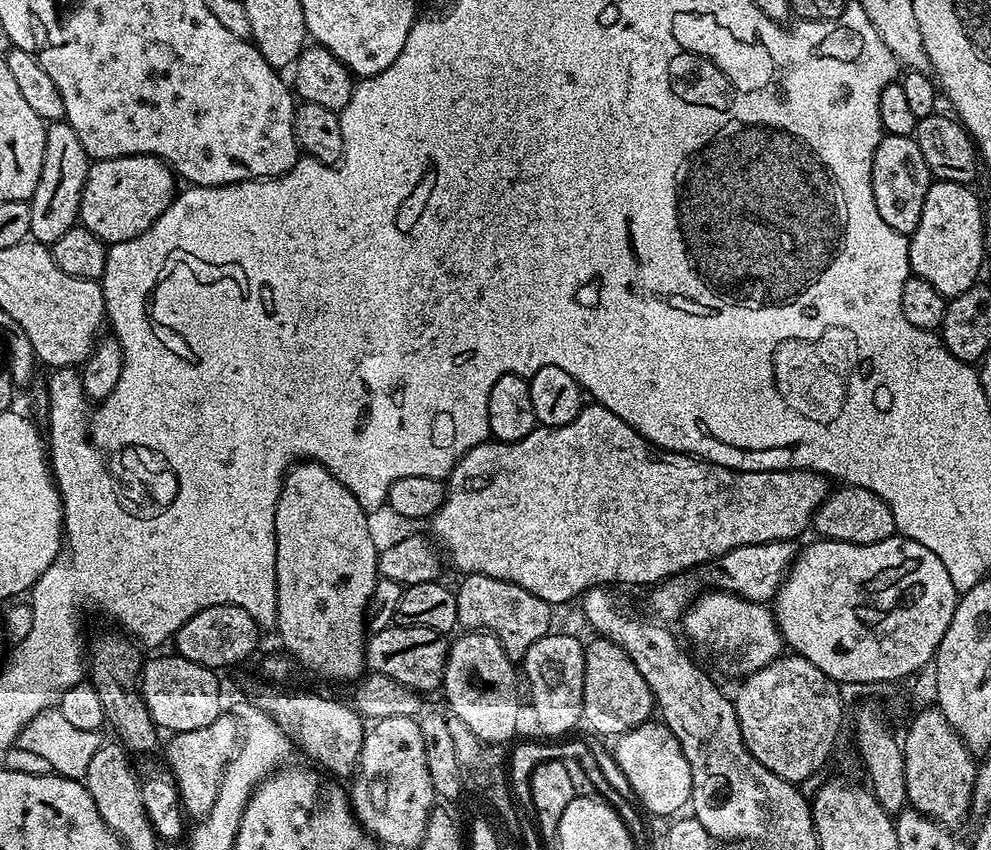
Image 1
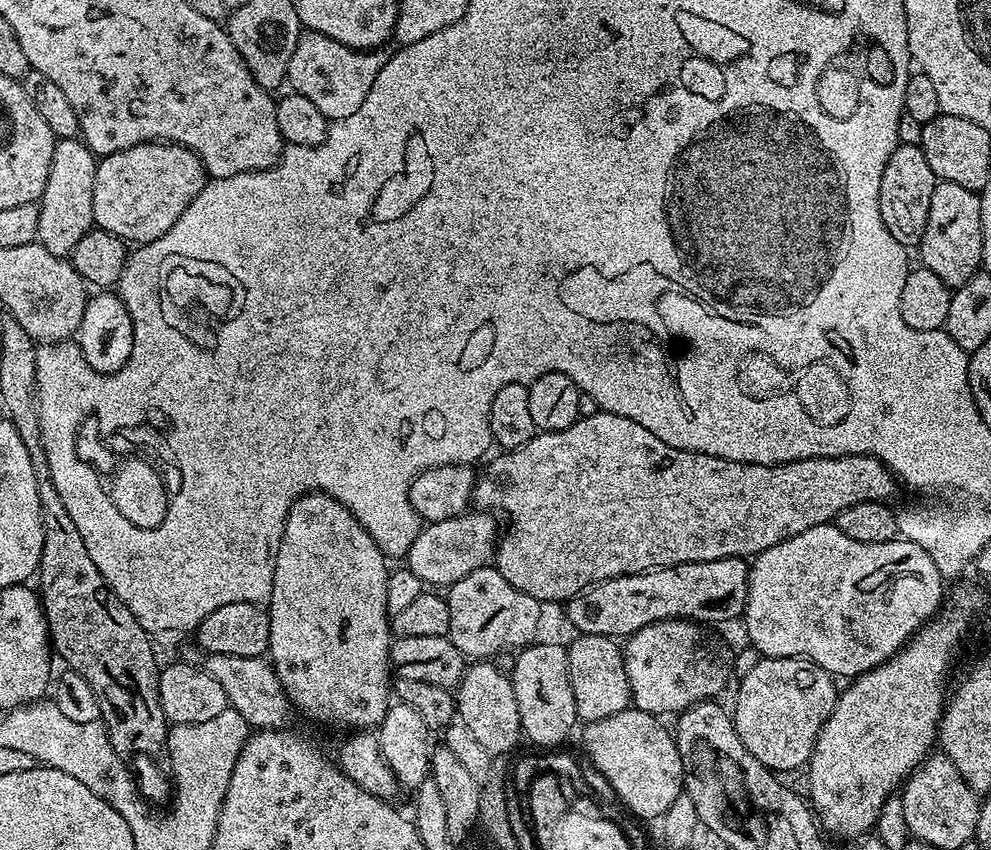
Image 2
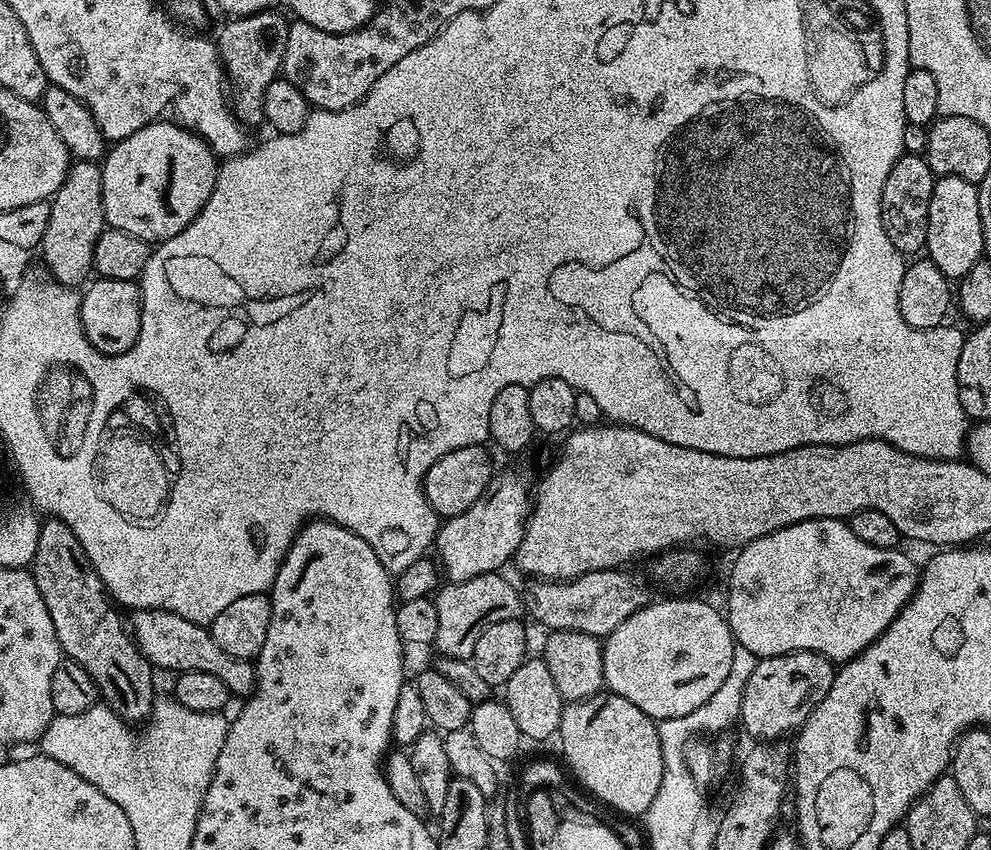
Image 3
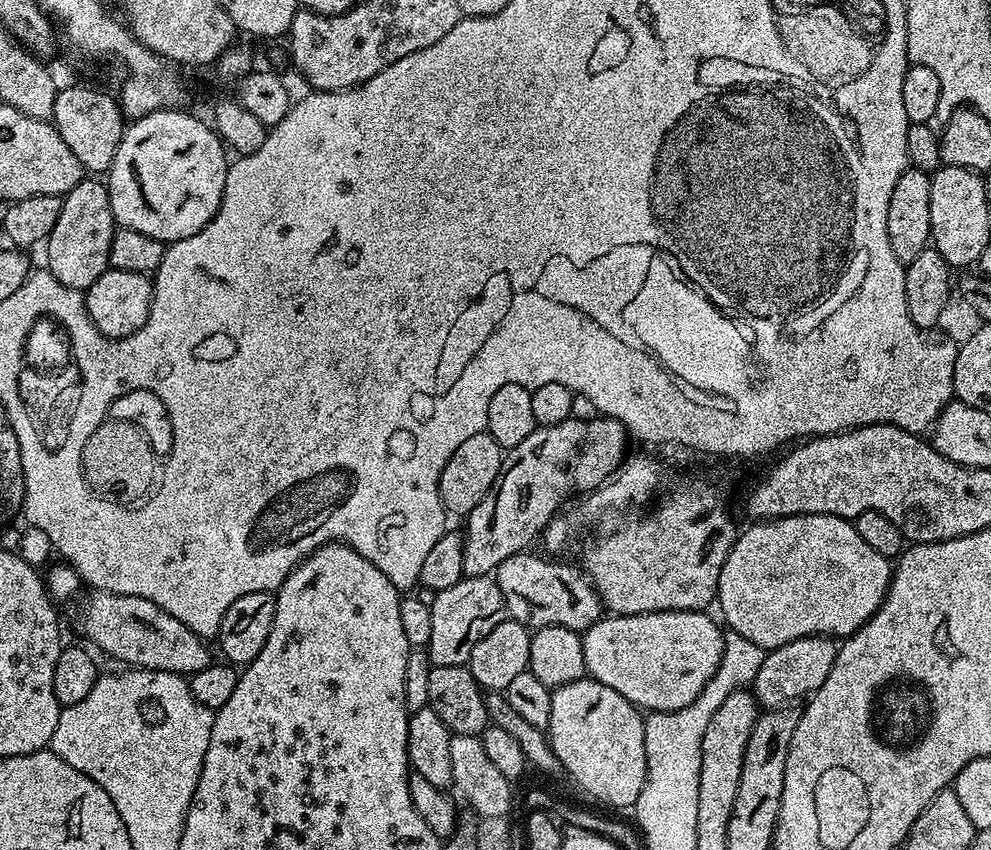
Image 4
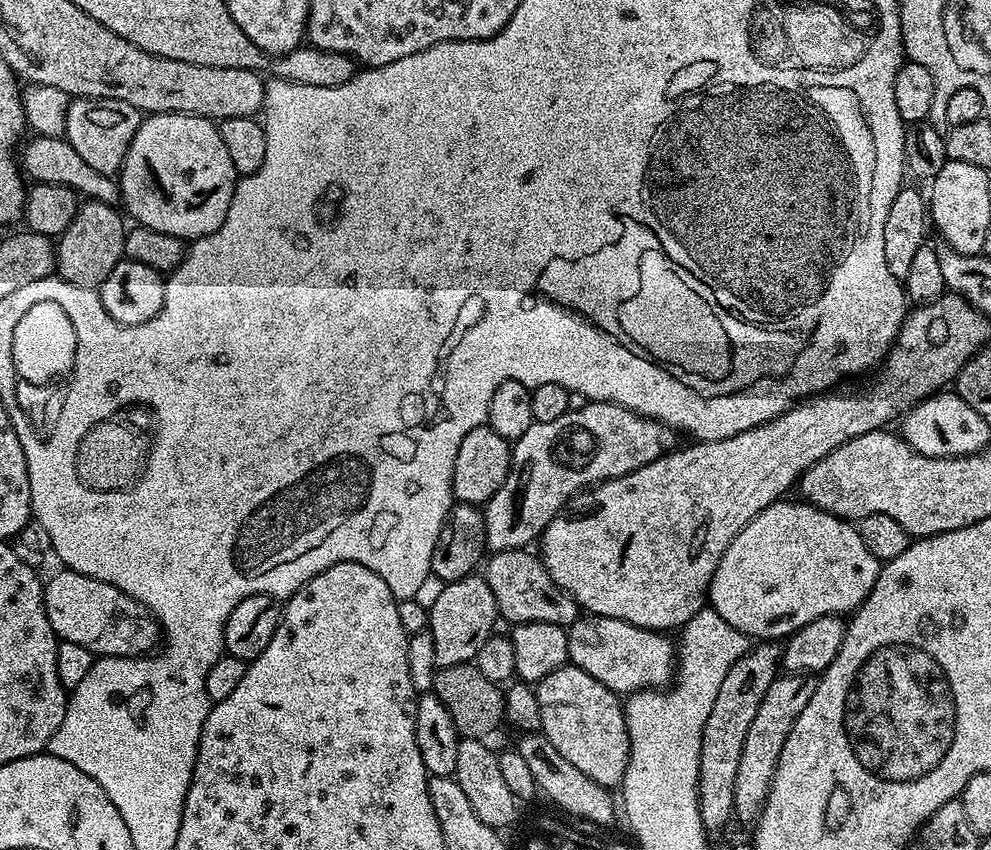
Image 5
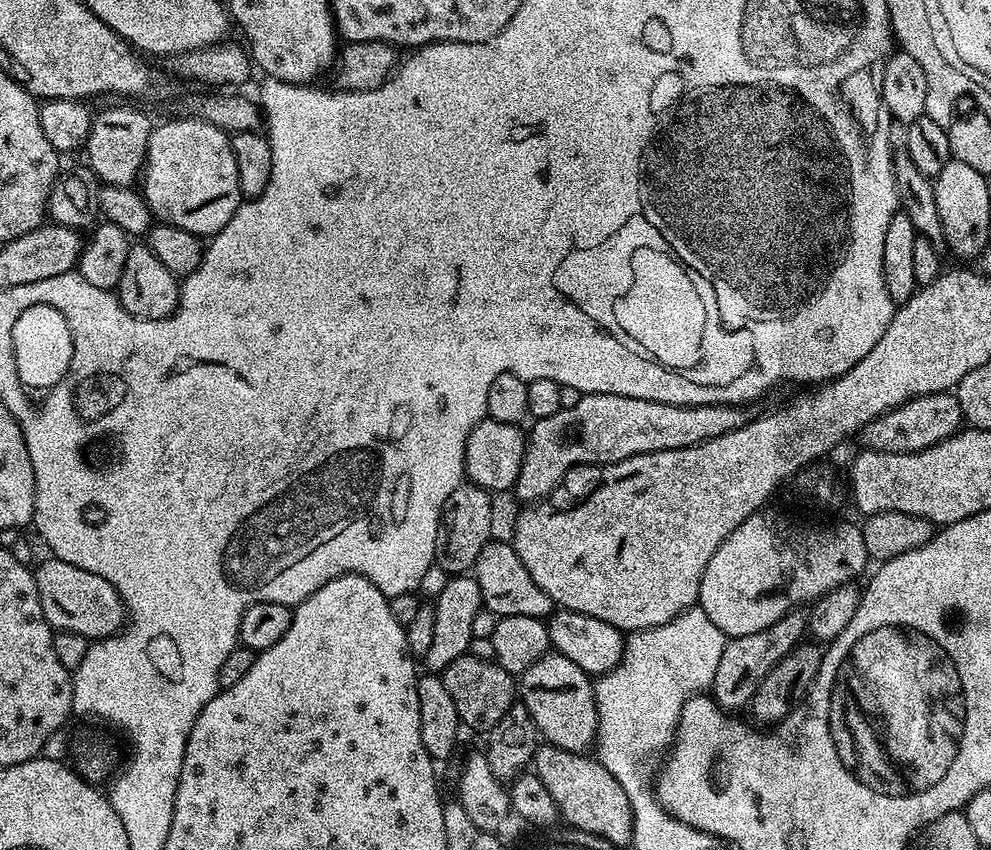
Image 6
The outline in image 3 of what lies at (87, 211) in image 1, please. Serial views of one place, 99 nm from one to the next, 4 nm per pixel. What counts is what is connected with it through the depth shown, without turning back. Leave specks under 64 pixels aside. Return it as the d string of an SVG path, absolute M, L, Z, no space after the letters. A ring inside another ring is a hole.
M161 118L130 134L130 138L113 143L102 160L102 202L107 227L147 242L163 242L186 230L186 226L198 218L202 206L206 206L218 171L218 157L207 142L179 123L167 124L166 121Z

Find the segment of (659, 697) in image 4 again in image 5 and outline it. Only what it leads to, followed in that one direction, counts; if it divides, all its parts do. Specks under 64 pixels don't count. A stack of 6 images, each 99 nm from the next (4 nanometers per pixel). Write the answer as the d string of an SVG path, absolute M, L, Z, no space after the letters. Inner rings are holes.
M584 614L567 627L567 652L569 663L586 671L592 678L617 694L654 690L671 683L676 670L676 648L665 633L652 632L621 619Z

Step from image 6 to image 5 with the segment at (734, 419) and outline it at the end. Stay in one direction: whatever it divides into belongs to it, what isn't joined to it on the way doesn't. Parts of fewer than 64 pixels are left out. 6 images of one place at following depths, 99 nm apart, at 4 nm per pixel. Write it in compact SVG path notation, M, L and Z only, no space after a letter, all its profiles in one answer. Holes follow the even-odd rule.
M598 400L581 405L581 408L573 407L562 414L562 418L557 418L555 422L533 422L530 430L526 430L526 434L511 445L512 461L506 482L502 482L498 494L494 494L494 498L490 498L482 508L489 553L527 549L528 543L537 541L549 522L565 511L573 498L597 484L603 484L605 480L630 474L677 447L677 433L673 429L657 420L639 416L621 404L607 404Z

